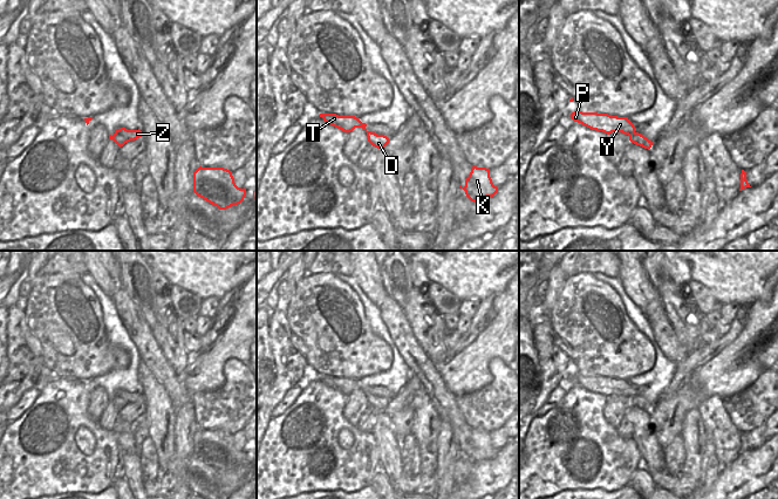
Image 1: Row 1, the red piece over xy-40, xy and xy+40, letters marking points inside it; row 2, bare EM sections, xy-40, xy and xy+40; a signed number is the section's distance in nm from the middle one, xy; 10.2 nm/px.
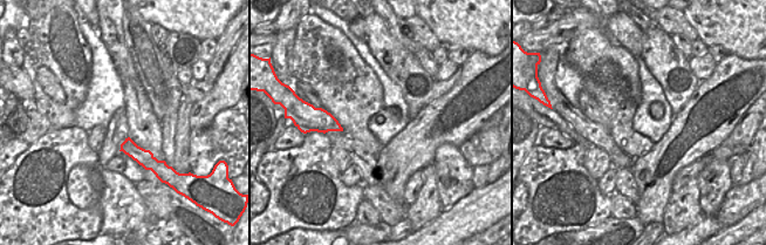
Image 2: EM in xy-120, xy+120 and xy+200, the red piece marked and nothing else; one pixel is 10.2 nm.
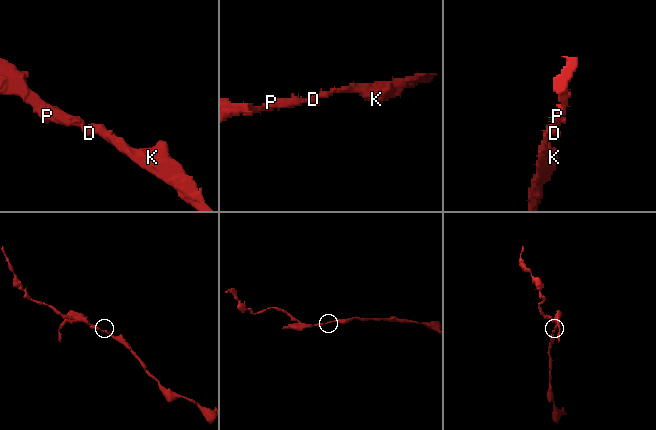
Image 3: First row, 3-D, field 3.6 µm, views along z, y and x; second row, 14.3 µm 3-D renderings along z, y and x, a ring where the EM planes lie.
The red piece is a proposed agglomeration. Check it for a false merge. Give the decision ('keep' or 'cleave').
keep

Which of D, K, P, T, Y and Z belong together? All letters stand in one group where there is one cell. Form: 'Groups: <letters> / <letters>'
Groups: D K P T Y Z

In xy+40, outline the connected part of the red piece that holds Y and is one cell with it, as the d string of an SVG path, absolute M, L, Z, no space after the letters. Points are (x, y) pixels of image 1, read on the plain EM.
M576 372L571 376L571 381L592 392L602 394L607 397L612 395L622 395L628 397L632 405L648 412L653 408L651 403L635 394L635 389L628 380L617 380L598 375L582 375Z

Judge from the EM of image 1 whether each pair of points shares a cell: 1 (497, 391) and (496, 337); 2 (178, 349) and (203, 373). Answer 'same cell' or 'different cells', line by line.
1: different cells
2: different cells

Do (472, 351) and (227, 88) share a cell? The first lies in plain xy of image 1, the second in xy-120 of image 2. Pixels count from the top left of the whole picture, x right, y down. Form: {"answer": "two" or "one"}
{"answer": "one"}

